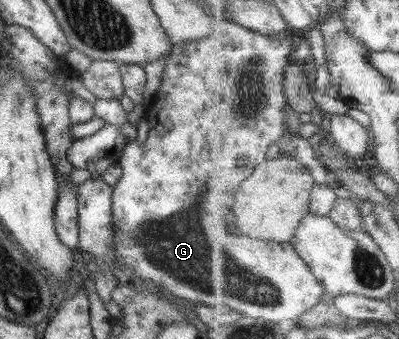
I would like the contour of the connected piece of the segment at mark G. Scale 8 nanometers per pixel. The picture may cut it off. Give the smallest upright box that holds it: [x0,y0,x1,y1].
[110,19,327,323]

